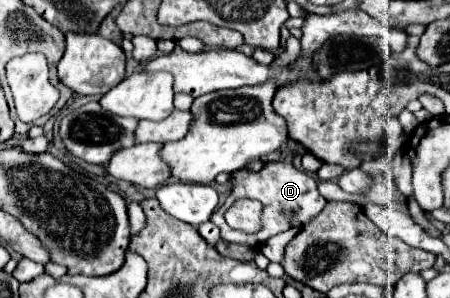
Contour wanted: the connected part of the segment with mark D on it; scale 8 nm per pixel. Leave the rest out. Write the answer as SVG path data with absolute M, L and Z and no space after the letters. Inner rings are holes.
M289 159L283 161L269 161L265 163L265 167L259 173L251 173L251 171L235 171L235 175L231 175L231 183L233 183L233 191L227 197L227 201L215 211L215 215L211 215L211 221L221 229L221 239L240 245L247 245L251 248L257 247L265 243L271 235L287 231L291 227L300 228L307 221L311 221L311 217L317 217L321 213L321 209L325 207L325 199L319 195L317 191L317 183L311 175L307 175L305 171L297 171ZM239 197L247 197L247 199L257 199L263 203L263 213L261 213L261 231L254 234L241 233L231 229L223 215L227 211L227 207L239 199ZM291 212L291 218L287 217L287 213Z

